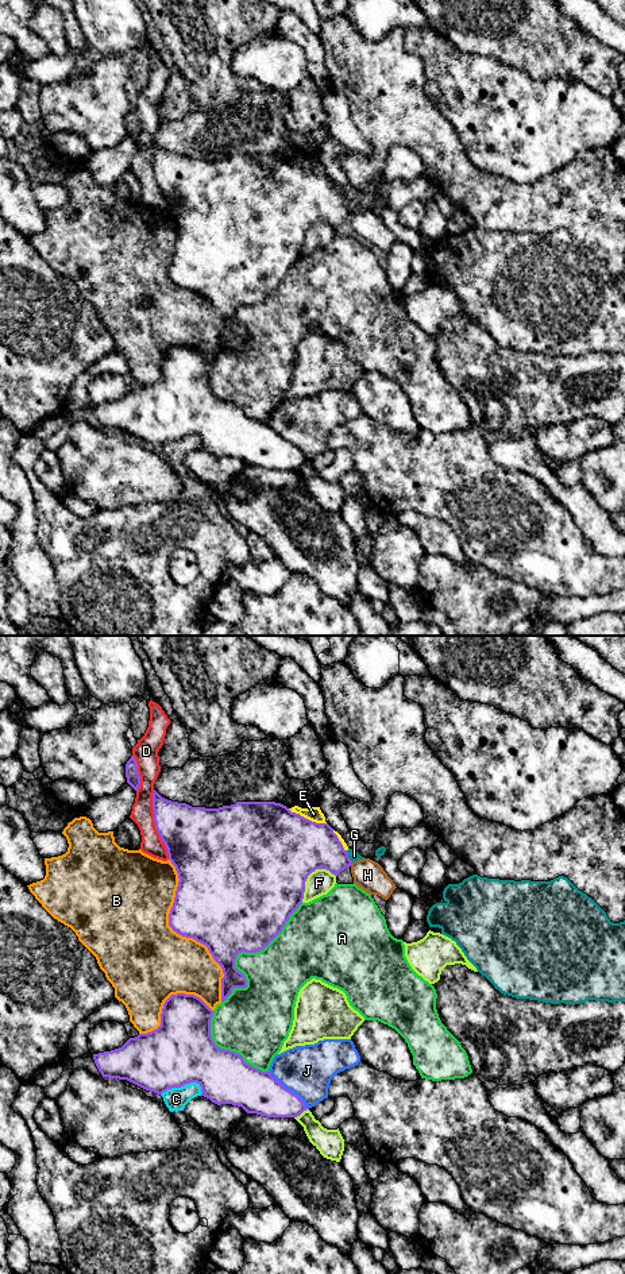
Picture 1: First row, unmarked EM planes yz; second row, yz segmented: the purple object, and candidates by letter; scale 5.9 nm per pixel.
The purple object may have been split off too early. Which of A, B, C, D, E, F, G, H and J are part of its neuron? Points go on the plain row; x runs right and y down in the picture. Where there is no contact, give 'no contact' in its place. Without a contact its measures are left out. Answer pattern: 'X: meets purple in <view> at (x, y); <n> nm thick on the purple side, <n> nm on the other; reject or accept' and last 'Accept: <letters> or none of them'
A: meets purple in yz at (245, 302); 500 nm thick on the purple side, 340 nm on the other; reject
B: meets purple in yz at (181, 286); 460 nm thick on the purple side, 460 nm on the other; reject
C: meets purple in yz at (182, 437); 400 nm thick on the purple side, 140 nm on the other; reject
D: meets purple in yz at (155, 177); 360 nm thick on the purple side, 140 nm on the other; reject
E: meets purple in yz at (305, 170); 480 nm thick on the purple side, 90 nm on the other; reject
F: meets purple in yz at (308, 227); 500 nm thick on the purple side, 150 nm on the other; reject
G: meets purple in yz at (347, 208); 300 nm thick on the purple side, 60 nm on the other; reject
H: meets purple in yz at (351, 215); 280 nm thick on the purple side, 180 nm on the other; reject
J: meets purple in yz at (288, 441); 260 nm thick on the purple side, 300 nm on the other; reject
Accept: none of them

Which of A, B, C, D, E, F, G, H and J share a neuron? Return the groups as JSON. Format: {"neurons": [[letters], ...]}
{"neurons": [["A"], ["B"], ["C"], ["D"], ["E", "G"], ["F"], ["H"], ["J"]]}

